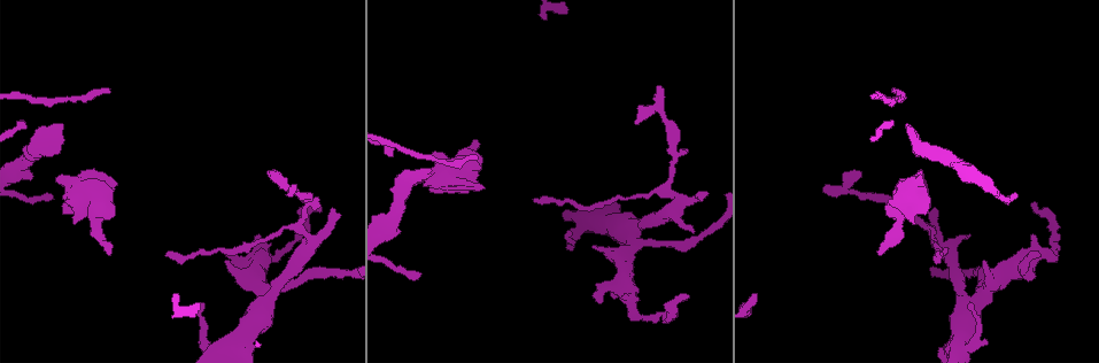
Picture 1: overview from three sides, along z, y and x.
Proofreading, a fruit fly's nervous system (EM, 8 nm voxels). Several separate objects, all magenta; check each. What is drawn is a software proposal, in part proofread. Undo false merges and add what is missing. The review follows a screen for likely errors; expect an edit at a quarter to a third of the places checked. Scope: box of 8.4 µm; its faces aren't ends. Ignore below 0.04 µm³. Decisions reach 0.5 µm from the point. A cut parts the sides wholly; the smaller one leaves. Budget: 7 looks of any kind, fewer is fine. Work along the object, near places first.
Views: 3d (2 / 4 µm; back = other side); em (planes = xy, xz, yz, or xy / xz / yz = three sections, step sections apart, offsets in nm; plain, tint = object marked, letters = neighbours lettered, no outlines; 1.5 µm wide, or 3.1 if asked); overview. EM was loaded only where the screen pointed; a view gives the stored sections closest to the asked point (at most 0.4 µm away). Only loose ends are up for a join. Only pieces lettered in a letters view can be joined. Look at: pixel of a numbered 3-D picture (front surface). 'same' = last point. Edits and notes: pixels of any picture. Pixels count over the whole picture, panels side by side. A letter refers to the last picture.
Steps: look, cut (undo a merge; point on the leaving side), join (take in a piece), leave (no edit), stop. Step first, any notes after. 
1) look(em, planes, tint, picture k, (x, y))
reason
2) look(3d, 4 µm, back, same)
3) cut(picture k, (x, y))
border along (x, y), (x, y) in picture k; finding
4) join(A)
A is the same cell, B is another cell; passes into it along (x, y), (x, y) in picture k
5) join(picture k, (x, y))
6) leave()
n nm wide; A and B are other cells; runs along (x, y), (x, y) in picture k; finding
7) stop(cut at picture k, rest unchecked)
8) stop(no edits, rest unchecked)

look(em, xy, step 8, tint, picture 1, (108, 254))
an open end

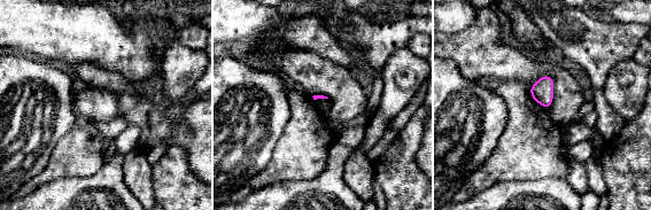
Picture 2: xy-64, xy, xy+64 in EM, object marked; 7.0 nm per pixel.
look(em, planes, letters, same)

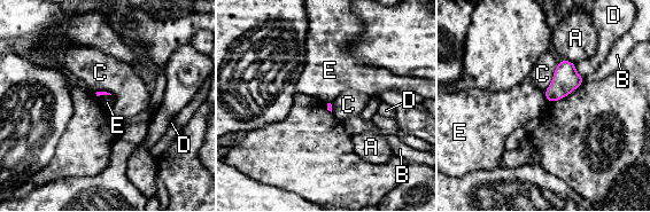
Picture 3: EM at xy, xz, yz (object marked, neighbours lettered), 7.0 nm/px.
leave()
A, B, C, D and E are other cells; border along (543, 92), (548, 101) in picture 3; none of them fits

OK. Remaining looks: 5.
look(em, xy, step 4, tint, picture 1, (908, 126))
an open end

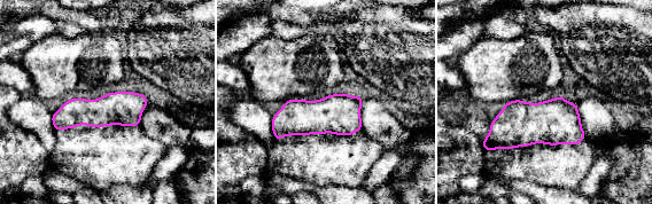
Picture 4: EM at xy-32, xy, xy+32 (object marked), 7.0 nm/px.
look(em, planes, letters, same)
another direction

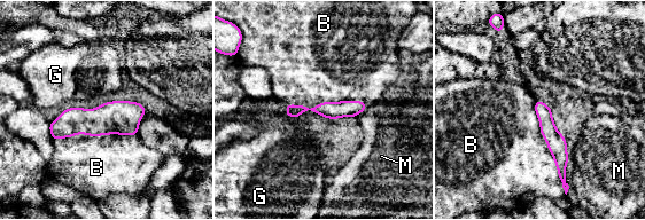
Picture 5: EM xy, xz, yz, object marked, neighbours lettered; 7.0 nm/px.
join(B)
B is the same cell, G and M are other cells; passes into it along (557, 143), (554, 162), (520, 167) in picture 5; it goes on there

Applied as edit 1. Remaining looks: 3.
stop(join at picture 5, rest unchecked)

